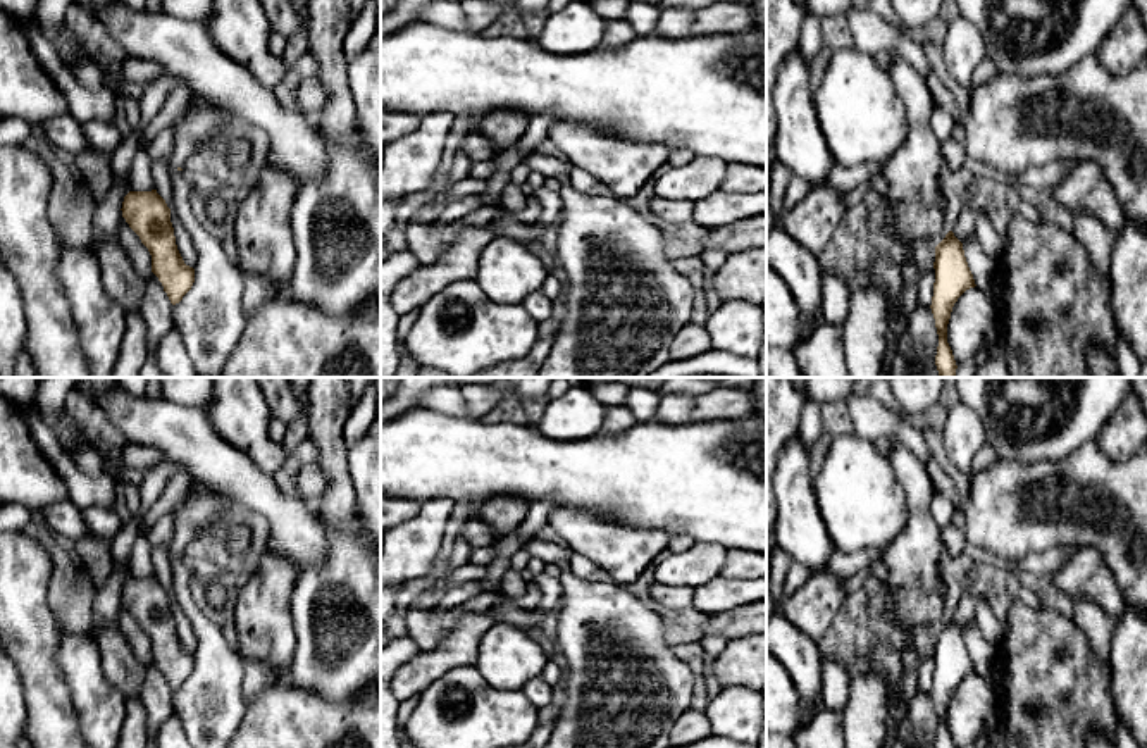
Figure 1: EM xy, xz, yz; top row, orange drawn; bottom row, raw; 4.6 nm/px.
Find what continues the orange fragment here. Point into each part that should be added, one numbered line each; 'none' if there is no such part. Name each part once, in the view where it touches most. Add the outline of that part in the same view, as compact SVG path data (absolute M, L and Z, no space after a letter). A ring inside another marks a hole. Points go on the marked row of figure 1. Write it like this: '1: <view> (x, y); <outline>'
1: xy (205, 123); M195 93L193 109L181 119L177 128L172 126L176 140L172 152L174 164L183 169L189 157L229 133L231 119L210 97Z

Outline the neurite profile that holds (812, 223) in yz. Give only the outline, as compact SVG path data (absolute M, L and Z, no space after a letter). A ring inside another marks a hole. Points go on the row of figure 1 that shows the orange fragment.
M811 188L801 203L785 210L778 224L803 248L818 257L846 212L842 195L834 188Z

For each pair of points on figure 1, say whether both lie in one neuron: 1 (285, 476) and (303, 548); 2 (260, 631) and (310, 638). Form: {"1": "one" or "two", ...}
{"1": "two", "2": "two"}

